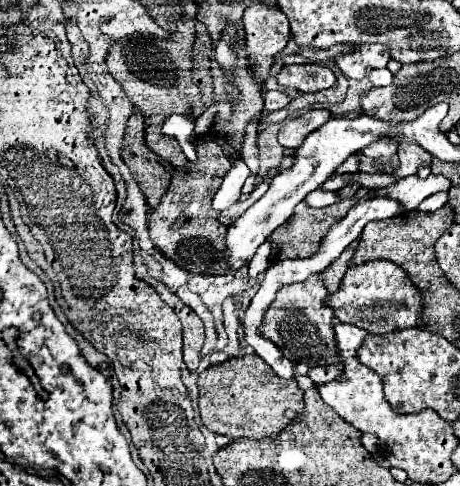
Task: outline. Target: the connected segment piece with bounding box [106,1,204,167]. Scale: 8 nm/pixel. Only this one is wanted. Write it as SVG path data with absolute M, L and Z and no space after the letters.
M182 3L182 15L178 19L176 31L168 33L166 39L158 39L154 35L142 35L142 37L126 37L116 41L108 55L106 55L106 69L108 73L120 83L126 97L142 111L144 115L144 133L146 133L146 145L152 149L158 157L172 163L174 167L186 167L188 159L184 157L178 143L170 143L162 133L160 127L166 117L172 113L192 115L194 119L200 117L204 111L204 103L200 97L200 89L194 85L190 73L192 73L192 43L194 43L194 21L196 21L196 5Z

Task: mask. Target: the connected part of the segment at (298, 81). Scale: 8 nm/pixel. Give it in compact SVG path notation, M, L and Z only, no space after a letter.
M306 63L306 65L290 65L282 67L276 75L276 81L282 87L294 87L302 93L316 93L328 89L336 83L336 75L326 65Z

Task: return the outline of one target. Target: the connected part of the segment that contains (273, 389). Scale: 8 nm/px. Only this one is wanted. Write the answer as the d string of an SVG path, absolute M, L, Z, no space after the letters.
M258 355L232 357L220 365L208 367L198 377L198 389L202 423L210 431L230 439L248 437L258 441L264 437L276 437L290 423L286 417L288 409L294 413L304 411L304 393L296 379L284 381L282 377L276 377L276 373L272 373Z

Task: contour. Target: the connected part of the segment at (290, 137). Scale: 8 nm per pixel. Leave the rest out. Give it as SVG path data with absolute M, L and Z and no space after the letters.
M314 109L306 111L304 115L298 115L294 119L286 119L278 131L278 143L282 147L300 147L304 137L312 131L316 131L320 125L324 125L330 119L330 111L326 109Z

